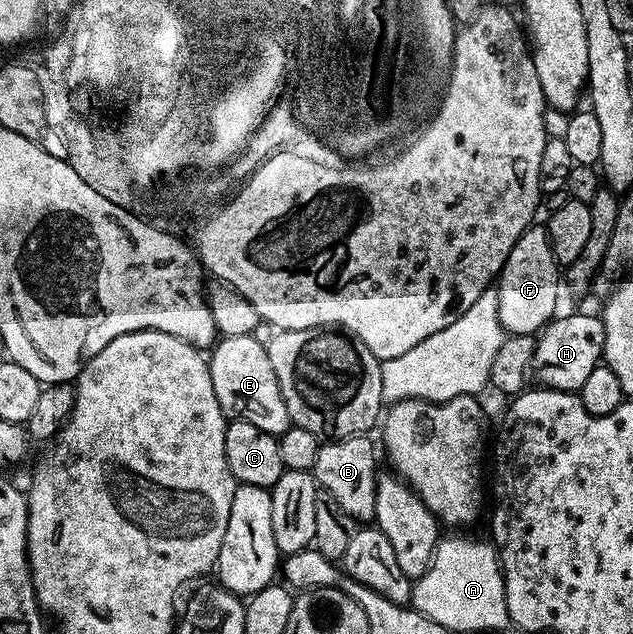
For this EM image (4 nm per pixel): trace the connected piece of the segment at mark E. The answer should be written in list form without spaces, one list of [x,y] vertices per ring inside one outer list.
[[[250,335],[250,336],[246,336],[246,337],[226,337],[226,336],[224,336],[222,339],[216,340],[213,348],[210,350],[210,353],[209,353],[211,378],[213,379],[213,392],[217,394],[217,403],[221,403],[221,411],[223,412],[224,417],[226,417],[228,419],[234,419],[237,421],[244,421],[245,423],[253,423],[253,427],[261,427],[261,431],[265,431],[269,435],[273,435],[274,437],[278,438],[281,434],[283,434],[283,432],[286,429],[292,428],[291,416],[289,415],[289,407],[285,407],[285,399],[281,395],[281,383],[277,383],[277,375],[273,375],[273,363],[269,363],[269,355],[267,354],[266,344],[264,344],[264,342],[262,340],[259,342],[257,338],[258,338],[258,336],[255,336],[255,335]]]

